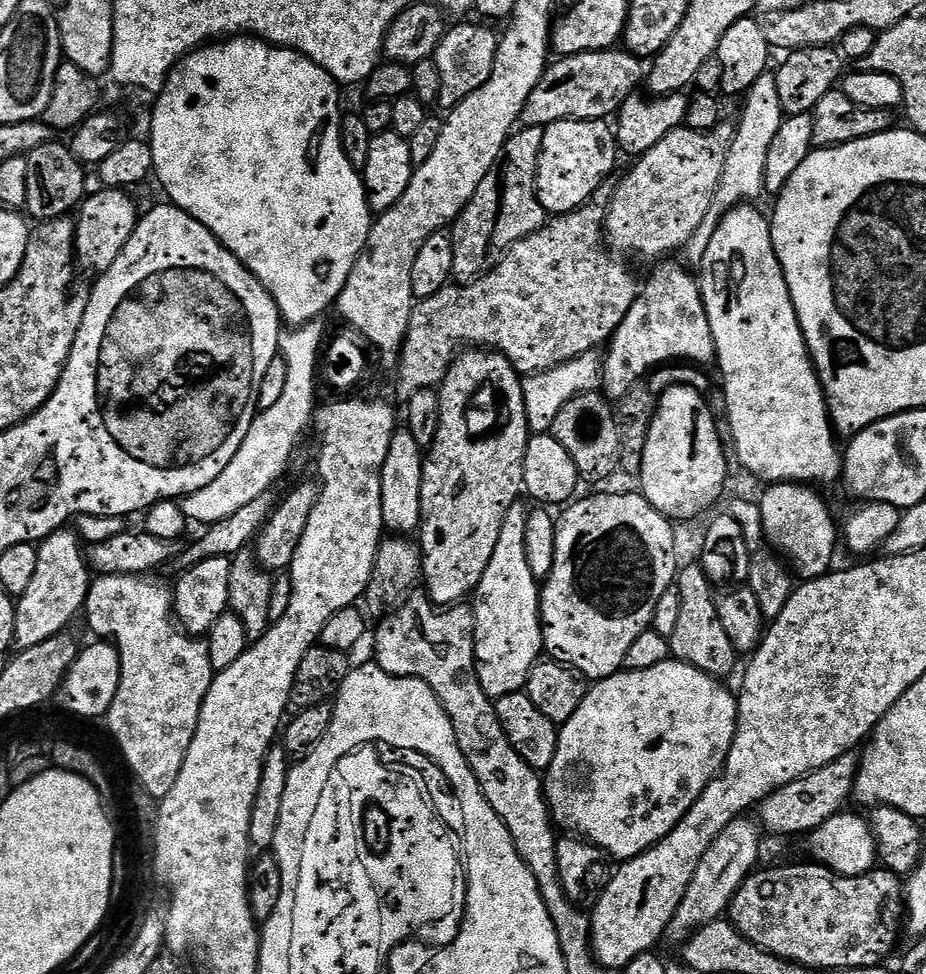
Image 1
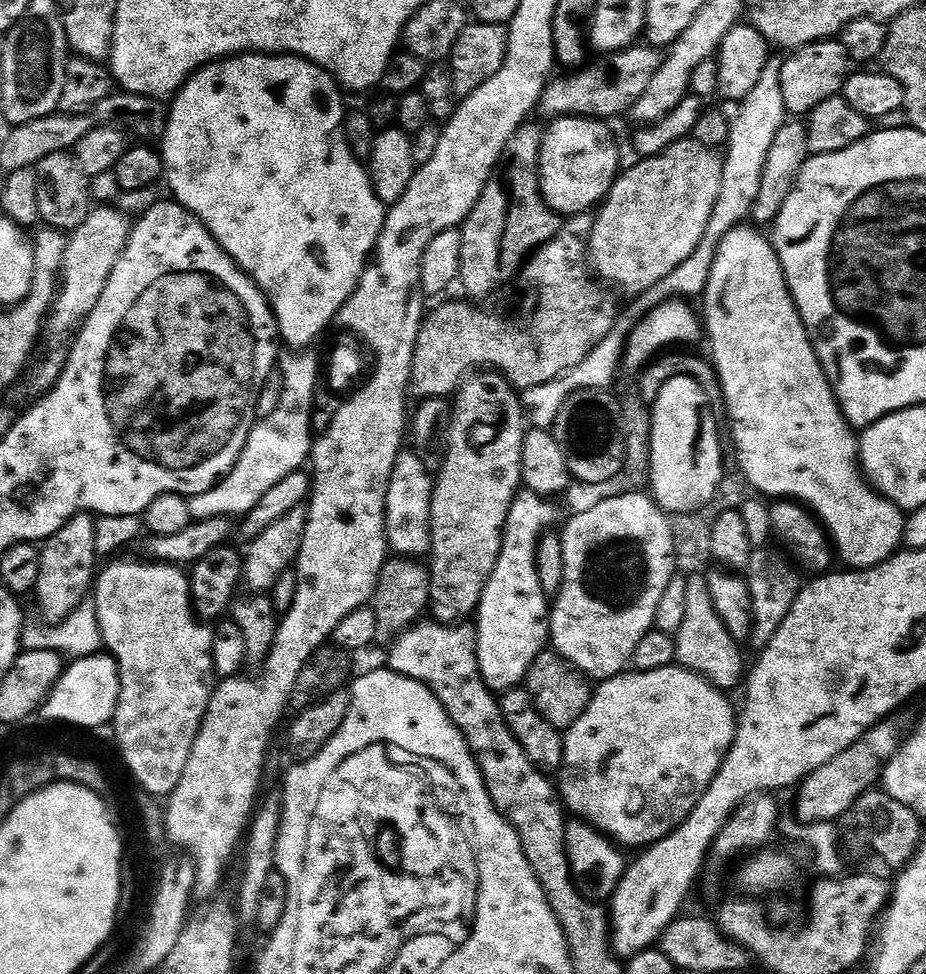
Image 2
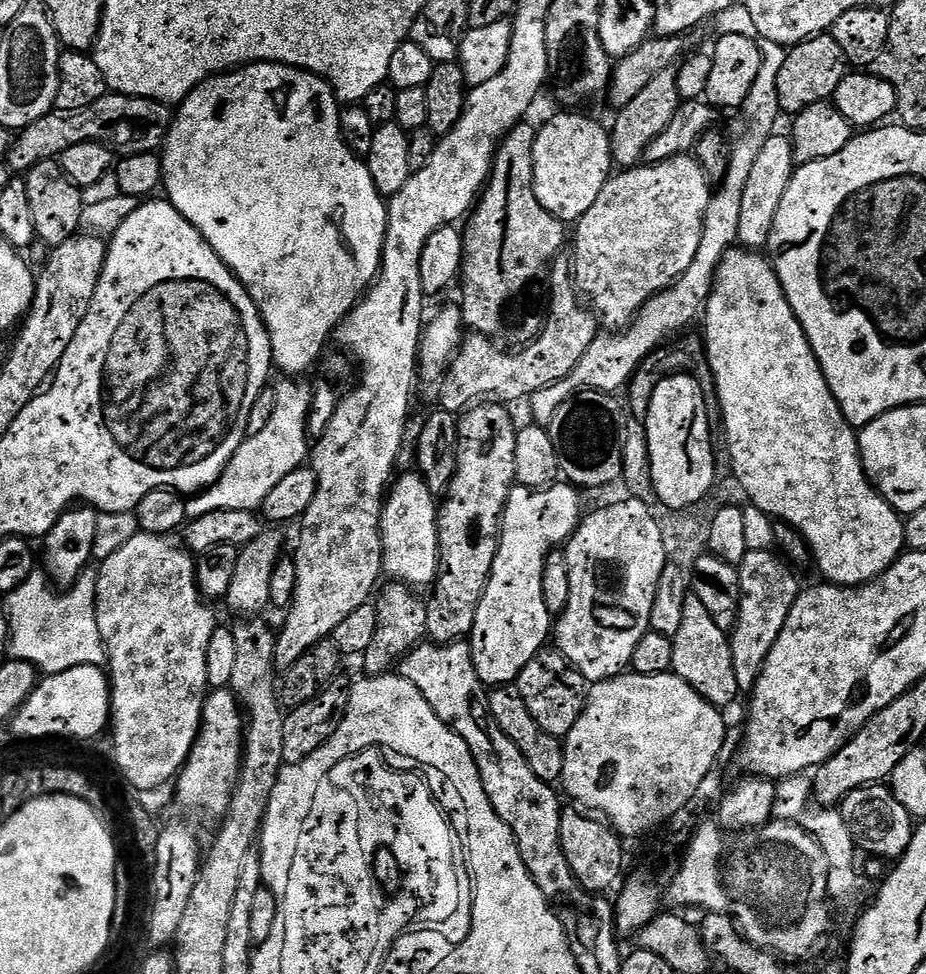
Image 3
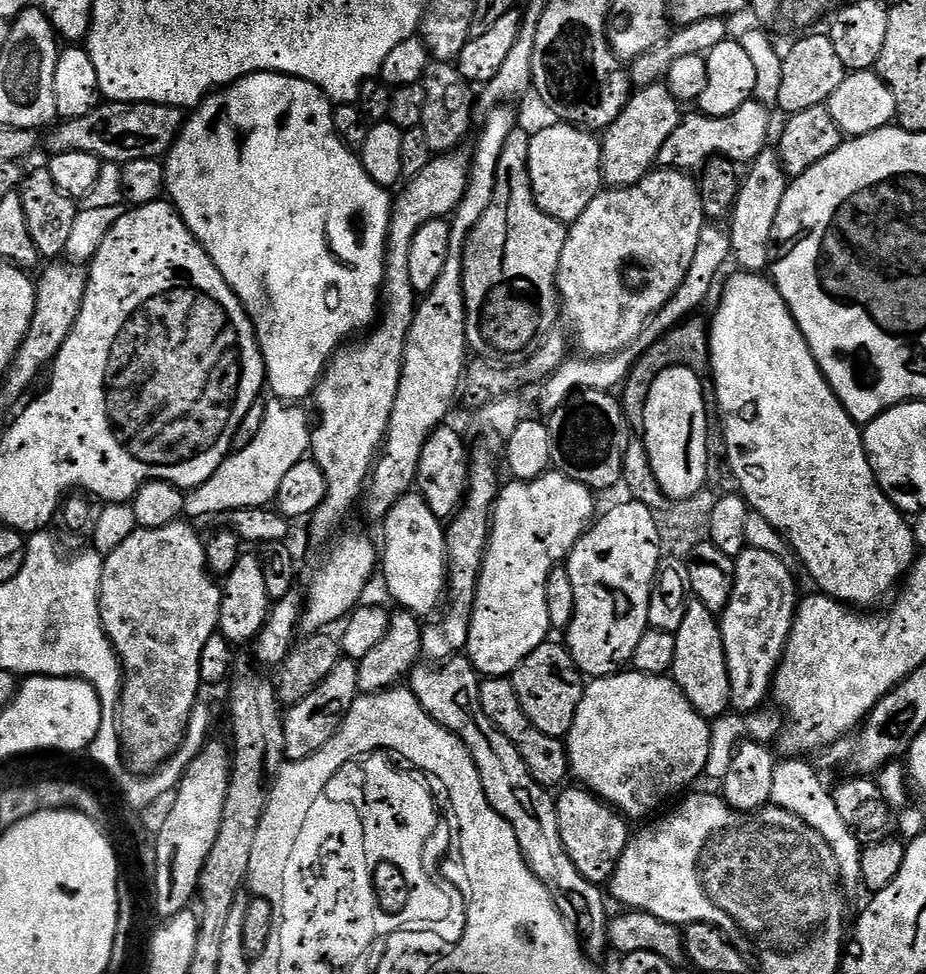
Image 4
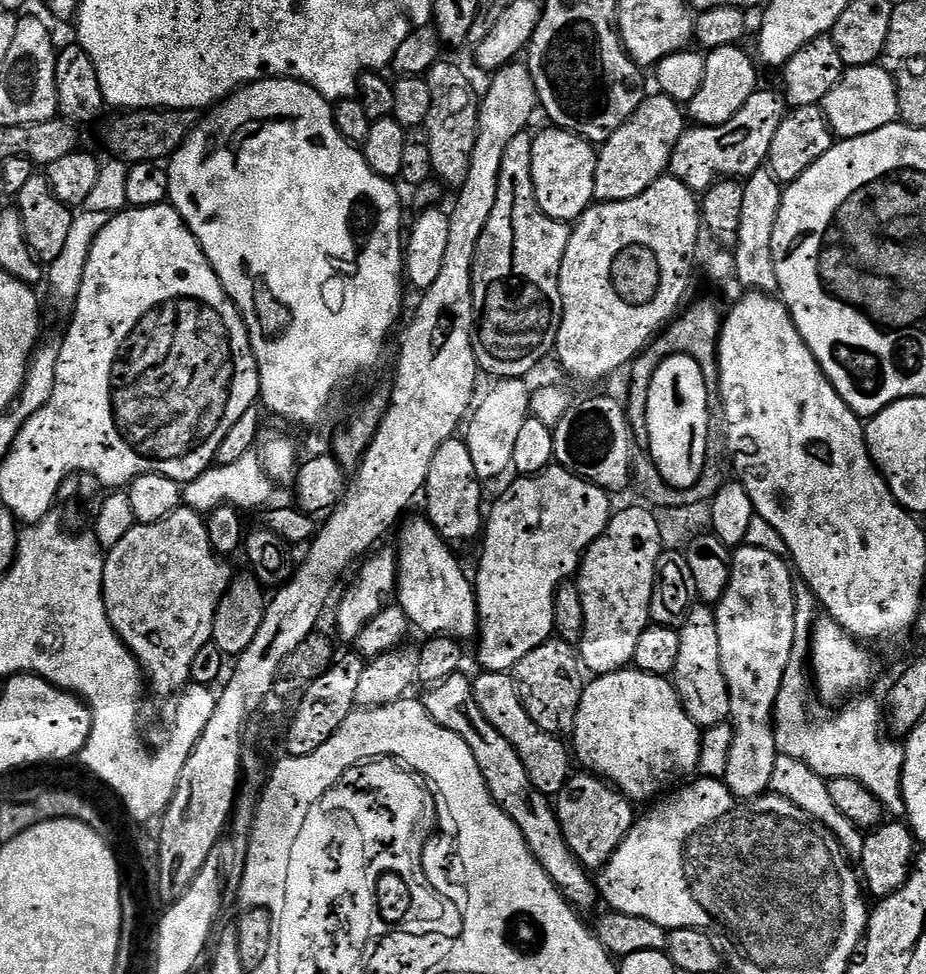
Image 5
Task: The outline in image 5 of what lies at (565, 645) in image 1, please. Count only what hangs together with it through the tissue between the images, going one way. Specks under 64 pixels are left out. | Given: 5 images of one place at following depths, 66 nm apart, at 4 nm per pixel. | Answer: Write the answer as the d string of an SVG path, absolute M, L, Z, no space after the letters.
M624 508L621 512L619 509L580 561L578 583L582 594L584 633L578 645L578 659L596 676L623 672L629 667L638 637L650 623L648 607L662 545L654 511L644 508Z

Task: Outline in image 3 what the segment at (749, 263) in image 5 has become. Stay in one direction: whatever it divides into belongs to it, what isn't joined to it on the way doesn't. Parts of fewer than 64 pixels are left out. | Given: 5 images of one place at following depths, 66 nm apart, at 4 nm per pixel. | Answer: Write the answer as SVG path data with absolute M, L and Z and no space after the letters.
M773 134L766 138L766 146L758 150L758 158L750 170L750 178L746 182L746 190L742 190L742 202L738 210L738 241L745 249L767 249L768 239L774 226L774 218L778 214L778 206L782 206L782 194L786 194L786 186L790 186L792 173L797 167L792 149L792 141L787 135Z

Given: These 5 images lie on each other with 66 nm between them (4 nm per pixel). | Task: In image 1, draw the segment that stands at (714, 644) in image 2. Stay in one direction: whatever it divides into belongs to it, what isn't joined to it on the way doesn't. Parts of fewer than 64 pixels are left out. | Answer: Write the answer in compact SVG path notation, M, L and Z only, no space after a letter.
M699 563L685 564L679 569L674 586L680 591L681 609L678 610L678 626L670 638L670 652L677 660L694 666L717 678L728 678L736 668L738 653L726 635L722 622L718 622L718 610L712 591L714 585Z

